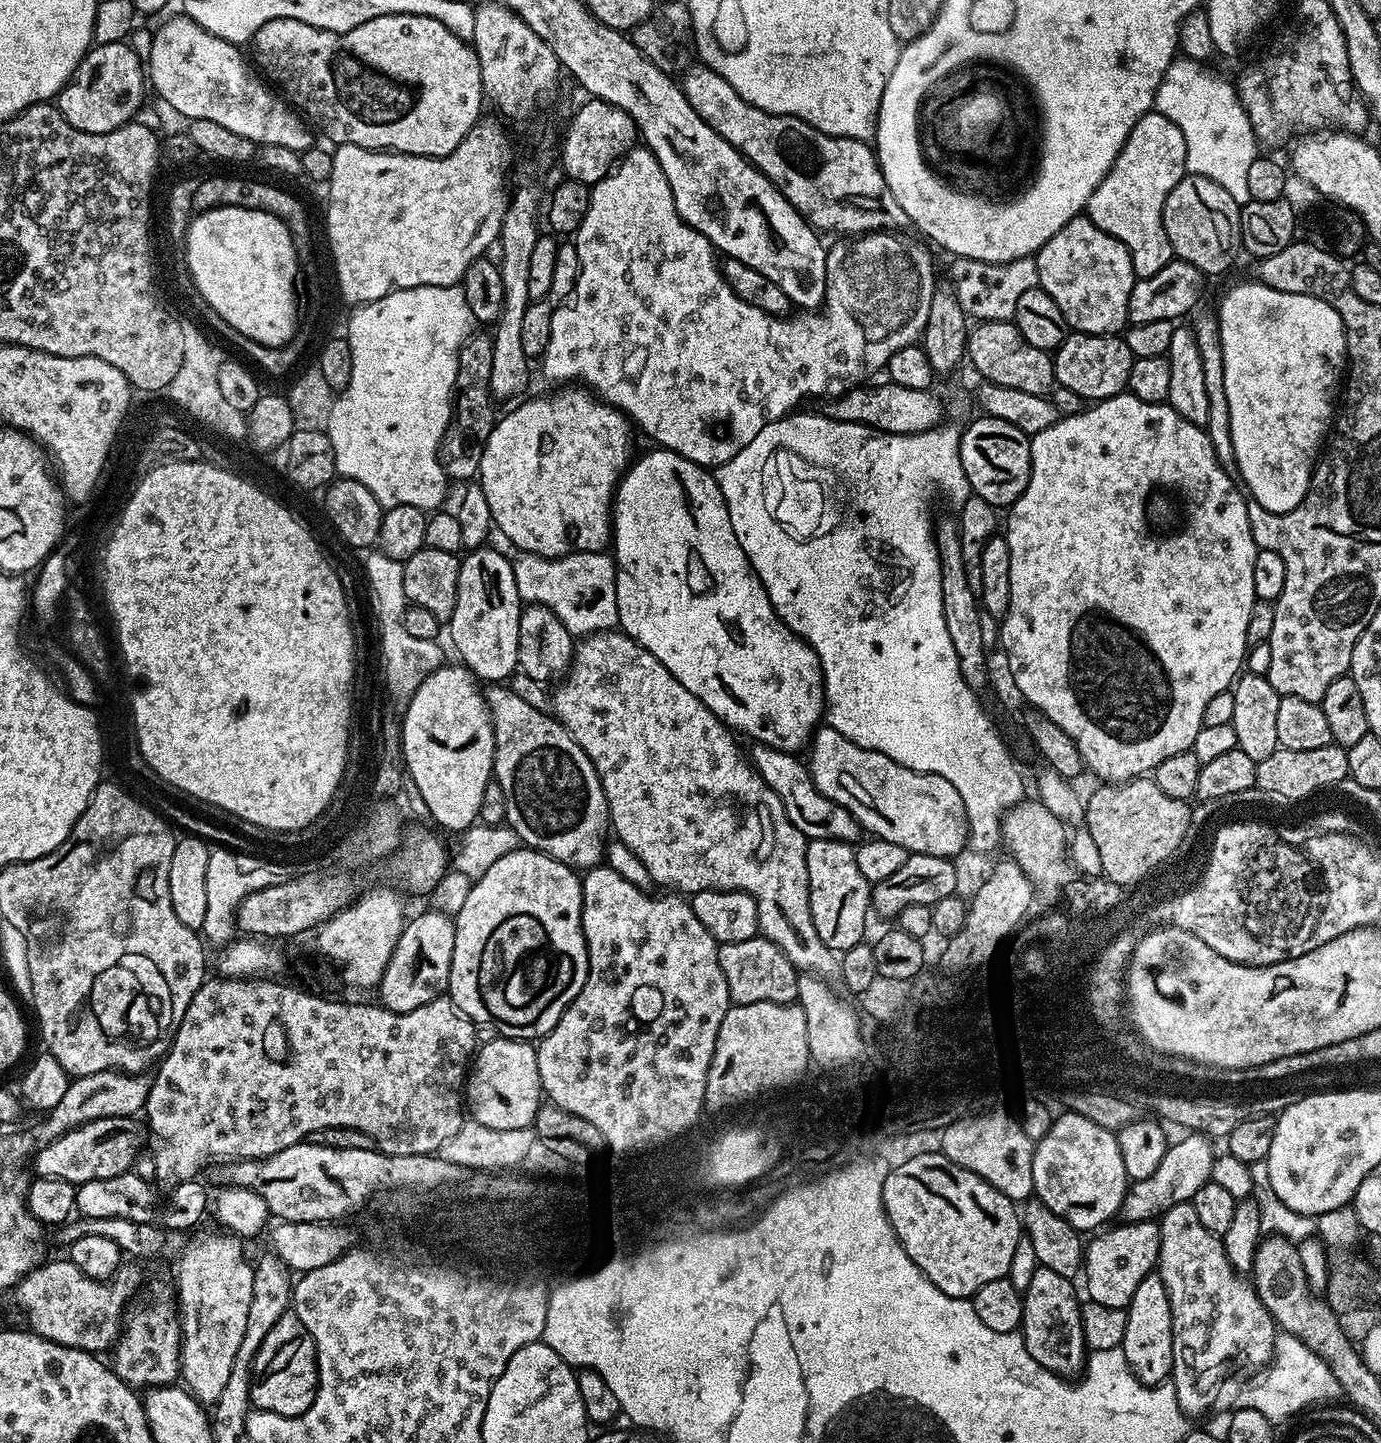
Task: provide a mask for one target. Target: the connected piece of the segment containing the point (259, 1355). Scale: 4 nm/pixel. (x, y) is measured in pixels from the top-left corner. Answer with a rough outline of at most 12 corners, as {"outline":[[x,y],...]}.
{"outline":[[295,1311],[252,1361],[251,1407],[310,1410],[316,1344]]}

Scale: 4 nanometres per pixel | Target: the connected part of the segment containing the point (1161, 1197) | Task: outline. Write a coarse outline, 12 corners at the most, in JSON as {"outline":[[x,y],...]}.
{"outline":[[1209,1137],[1169,1143],[1158,1170],[1133,1180],[1127,1223],[1187,1204],[1211,1179]]}

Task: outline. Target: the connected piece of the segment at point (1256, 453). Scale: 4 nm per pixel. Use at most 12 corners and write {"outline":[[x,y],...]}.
{"outline":[[1259,282],[1218,307],[1230,434],[1266,510],[1304,501],[1342,318]]}

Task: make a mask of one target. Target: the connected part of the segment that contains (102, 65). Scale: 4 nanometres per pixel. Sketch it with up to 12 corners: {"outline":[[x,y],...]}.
{"outline":[[130,45],[88,49],[58,97],[70,126],[106,134],[145,103]]}

